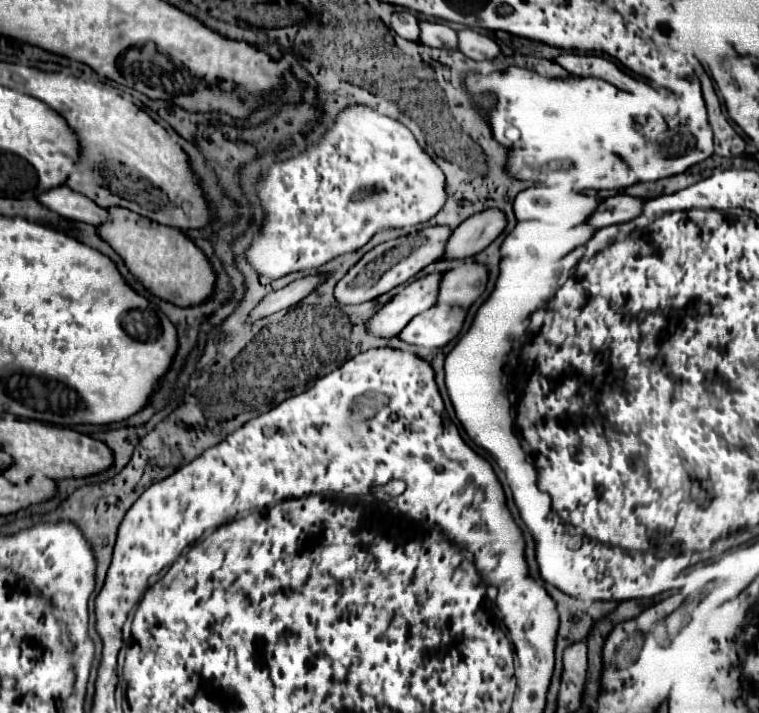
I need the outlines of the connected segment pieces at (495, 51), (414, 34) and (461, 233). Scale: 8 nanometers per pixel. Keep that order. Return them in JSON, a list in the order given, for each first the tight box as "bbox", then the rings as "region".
[{"bbox":[458,29,500,61],"region":[[[474,29],[458,31],[458,39],[460,39],[460,51],[474,61],[492,61],[500,55],[500,47],[496,45],[496,41],[486,35],[480,35]]]},{"bbox":[392,11,418,41],"region":[[[402,11],[402,13],[394,13],[392,17],[392,29],[404,37],[404,39],[410,39],[410,41],[418,41],[418,19],[410,13],[410,11]]]},{"bbox":[444,209,506,259],"region":[[[484,209],[472,217],[468,217],[464,223],[460,223],[448,245],[444,259],[466,259],[474,257],[476,253],[484,251],[506,227],[506,213],[500,209]]]}]

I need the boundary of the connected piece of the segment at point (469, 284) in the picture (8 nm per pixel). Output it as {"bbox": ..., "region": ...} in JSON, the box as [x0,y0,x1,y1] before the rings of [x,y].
{"bbox":[438,263,488,307],"region":[[[462,263],[460,267],[444,273],[438,305],[470,307],[486,289],[488,269],[482,263]]]}

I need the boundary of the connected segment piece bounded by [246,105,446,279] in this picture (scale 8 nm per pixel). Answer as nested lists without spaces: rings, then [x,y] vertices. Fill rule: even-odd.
[[[364,105],[346,107],[320,143],[310,145],[306,153],[294,159],[278,163],[260,179],[258,197],[266,209],[266,223],[246,255],[254,269],[270,279],[292,271],[318,269],[332,257],[366,245],[374,233],[386,227],[410,227],[428,221],[442,209],[444,195],[442,171],[436,169],[434,161],[426,157],[400,121],[374,113]]]

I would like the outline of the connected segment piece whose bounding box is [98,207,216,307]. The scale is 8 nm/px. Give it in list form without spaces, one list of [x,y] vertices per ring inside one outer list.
[[[112,207],[108,209],[108,213],[110,223],[98,227],[100,237],[120,253],[128,269],[142,281],[148,291],[178,307],[202,305],[214,295],[216,273],[212,269],[212,263],[182,229],[172,227],[170,231],[170,227],[154,223],[122,207]]]

